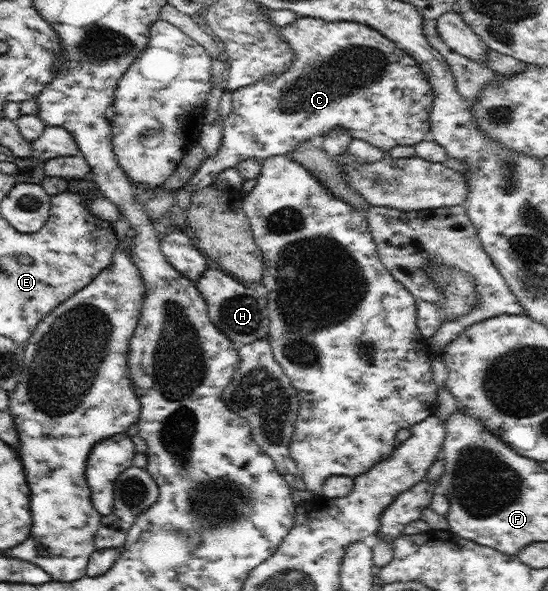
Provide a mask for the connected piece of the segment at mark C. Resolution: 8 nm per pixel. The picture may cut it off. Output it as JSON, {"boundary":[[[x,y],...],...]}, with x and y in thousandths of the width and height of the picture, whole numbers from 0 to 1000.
{"boundary":[[[544,27],[544,30],[527,42],[509,46],[511,63],[522,69],[527,76],[527,83],[535,88],[536,102],[533,108],[526,112],[526,118],[518,118],[515,125],[496,125],[489,132],[482,132],[467,140],[453,142],[445,147],[436,147],[423,156],[423,188],[420,195],[414,195],[412,205],[409,205],[409,222],[405,222],[405,242],[398,252],[398,262],[391,266],[376,267],[363,284],[354,291],[347,305],[330,316],[345,325],[358,325],[391,311],[398,293],[405,293],[409,286],[416,283],[431,284],[434,276],[456,266],[467,266],[467,269],[480,269],[500,266],[502,262],[529,264],[529,259],[544,249],[540,242],[555,242],[569,235],[569,232],[593,232],[609,218],[624,218],[635,222],[642,228],[642,235],[661,235],[682,249],[690,249],[693,255],[701,255],[703,266],[712,264],[712,254],[726,245],[759,245],[770,237],[783,234],[785,206],[783,191],[788,184],[792,171],[792,151],[785,144],[785,137],[777,134],[777,127],[770,124],[770,117],[763,105],[759,105],[748,93],[743,93],[737,86],[732,86],[717,69],[712,69],[703,59],[697,59],[692,52],[679,49],[675,44],[664,41],[653,41],[641,36],[595,36],[584,30],[568,30],[562,27]]]}

